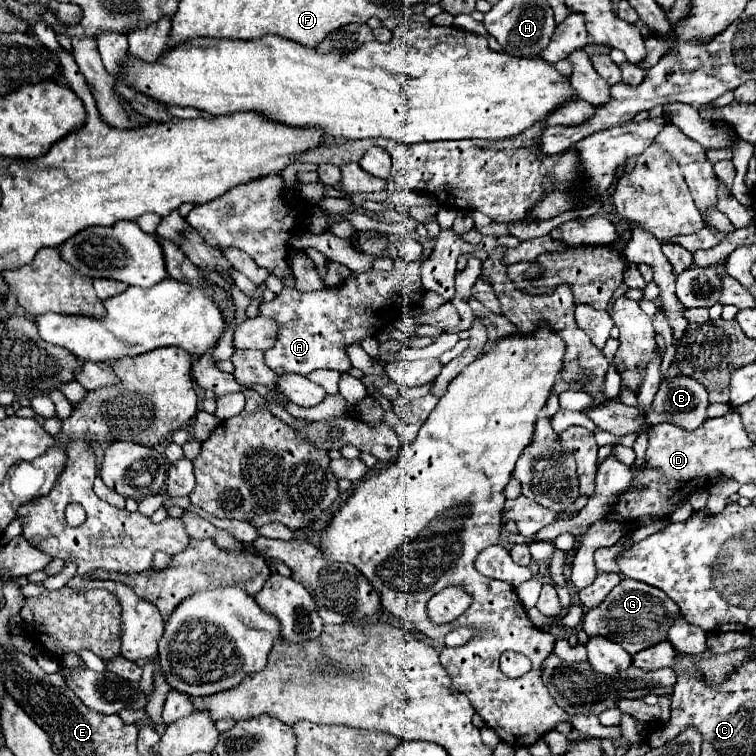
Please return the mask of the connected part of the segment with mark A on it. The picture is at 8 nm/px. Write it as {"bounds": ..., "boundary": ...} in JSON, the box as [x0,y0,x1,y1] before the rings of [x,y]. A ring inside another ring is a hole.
{"bounds":[260,260,424,376],"boundary":[[[394,260],[394,270],[384,274],[378,270],[368,270],[368,272],[352,272],[342,284],[334,288],[324,288],[318,292],[298,292],[296,288],[284,288],[280,296],[276,296],[272,302],[264,302],[260,306],[260,316],[272,318],[278,324],[278,338],[276,344],[266,352],[266,364],[276,372],[276,374],[302,374],[308,376],[312,370],[318,368],[328,368],[328,370],[338,370],[338,372],[348,372],[350,370],[350,360],[346,356],[346,346],[348,344],[358,344],[364,336],[376,336],[382,326],[390,324],[392,318],[398,318],[404,308],[406,308],[422,296],[424,288],[420,282],[420,262],[404,262],[404,260]],[[396,294],[400,294],[404,300],[396,302]]]}

